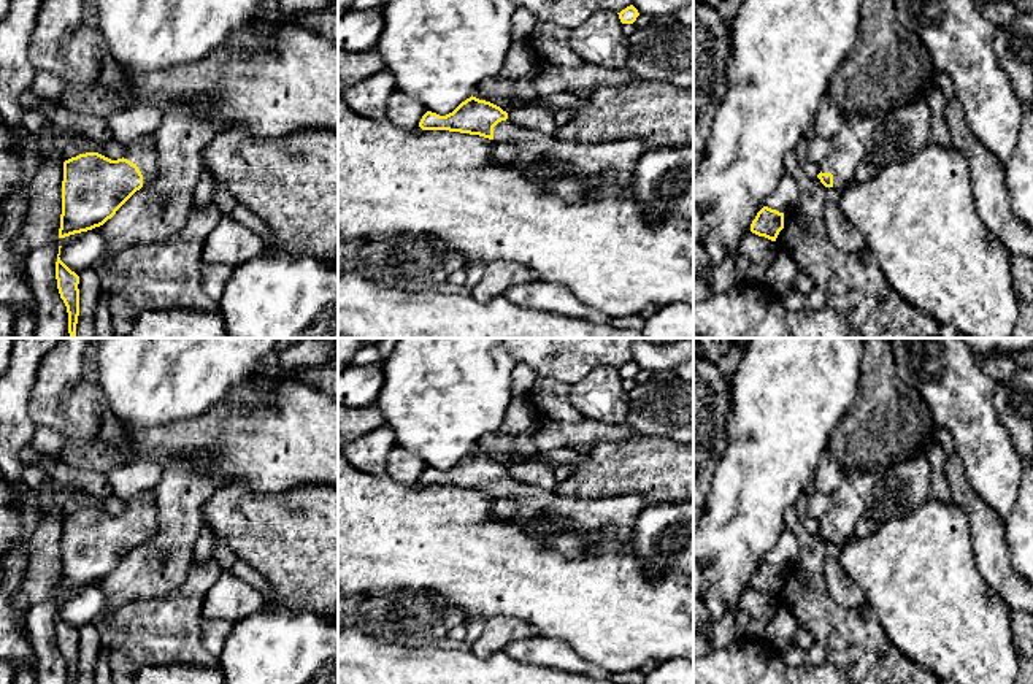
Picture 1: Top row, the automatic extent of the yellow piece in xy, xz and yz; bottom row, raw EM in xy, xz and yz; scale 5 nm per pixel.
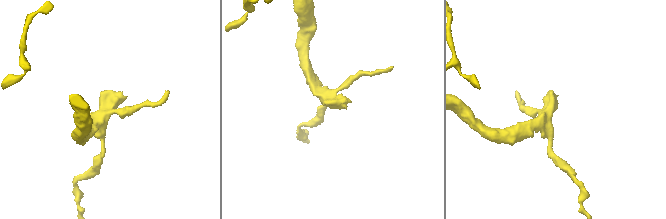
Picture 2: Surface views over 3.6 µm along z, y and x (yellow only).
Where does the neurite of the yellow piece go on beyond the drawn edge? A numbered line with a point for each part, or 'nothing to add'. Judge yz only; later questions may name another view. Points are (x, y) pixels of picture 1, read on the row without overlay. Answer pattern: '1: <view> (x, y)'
1: yz (889, 494)

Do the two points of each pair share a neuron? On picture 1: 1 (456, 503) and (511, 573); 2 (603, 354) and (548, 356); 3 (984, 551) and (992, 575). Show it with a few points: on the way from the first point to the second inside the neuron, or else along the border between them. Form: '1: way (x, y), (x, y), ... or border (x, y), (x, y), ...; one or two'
1: way (459, 521), (494, 556); one
2: way (589, 354), (562, 354); one
3: way (990, 557), (992, 568); one

